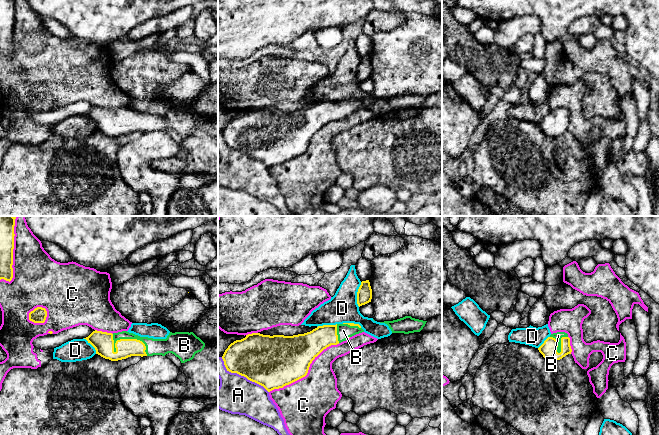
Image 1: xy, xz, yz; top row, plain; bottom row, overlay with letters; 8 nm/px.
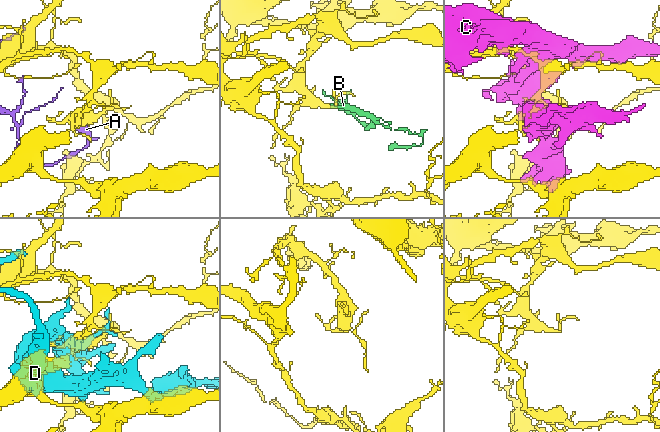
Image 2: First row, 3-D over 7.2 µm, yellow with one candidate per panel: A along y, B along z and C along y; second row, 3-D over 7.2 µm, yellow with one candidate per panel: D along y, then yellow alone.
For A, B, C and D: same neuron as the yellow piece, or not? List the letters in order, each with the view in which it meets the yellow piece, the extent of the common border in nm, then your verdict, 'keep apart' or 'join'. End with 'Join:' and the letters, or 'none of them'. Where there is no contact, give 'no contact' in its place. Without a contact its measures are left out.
A: meets yellow in xz; contact 480 nm long; keep apart
B: meets yellow in xy; contact 340 nm long; join
C: meets yellow in xz; contact 700 nm long; keep apart
D: meets yellow in xz; contact 200 nm long; keep apart
Join: B

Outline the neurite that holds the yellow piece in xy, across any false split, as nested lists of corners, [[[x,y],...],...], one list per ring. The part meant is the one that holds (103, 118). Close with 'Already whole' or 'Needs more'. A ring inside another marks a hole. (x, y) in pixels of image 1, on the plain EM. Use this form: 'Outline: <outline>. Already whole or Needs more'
Outline: [[[95,106],[84,115],[95,124],[96,130],[111,137],[172,129],[185,139],[205,123],[205,119],[193,108],[170,108],[166,115],[153,115],[127,107],[112,110]]]. Needs more

